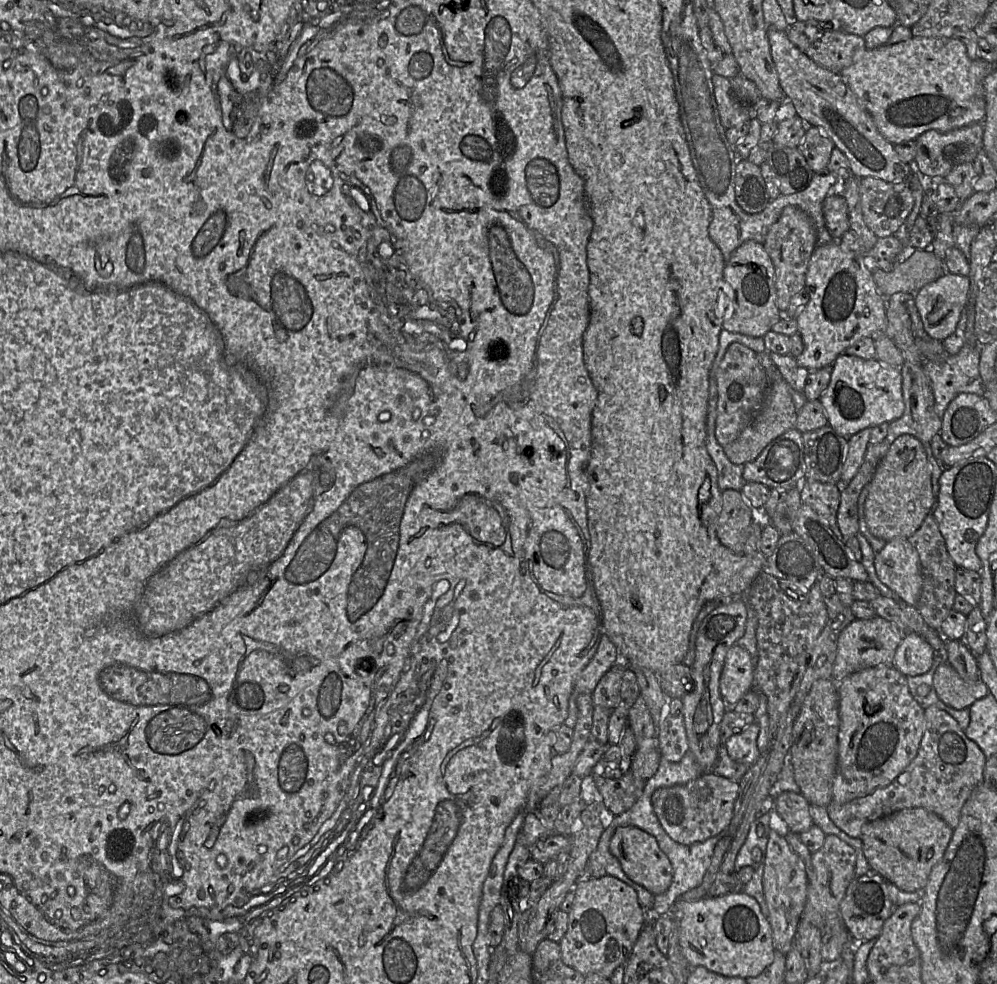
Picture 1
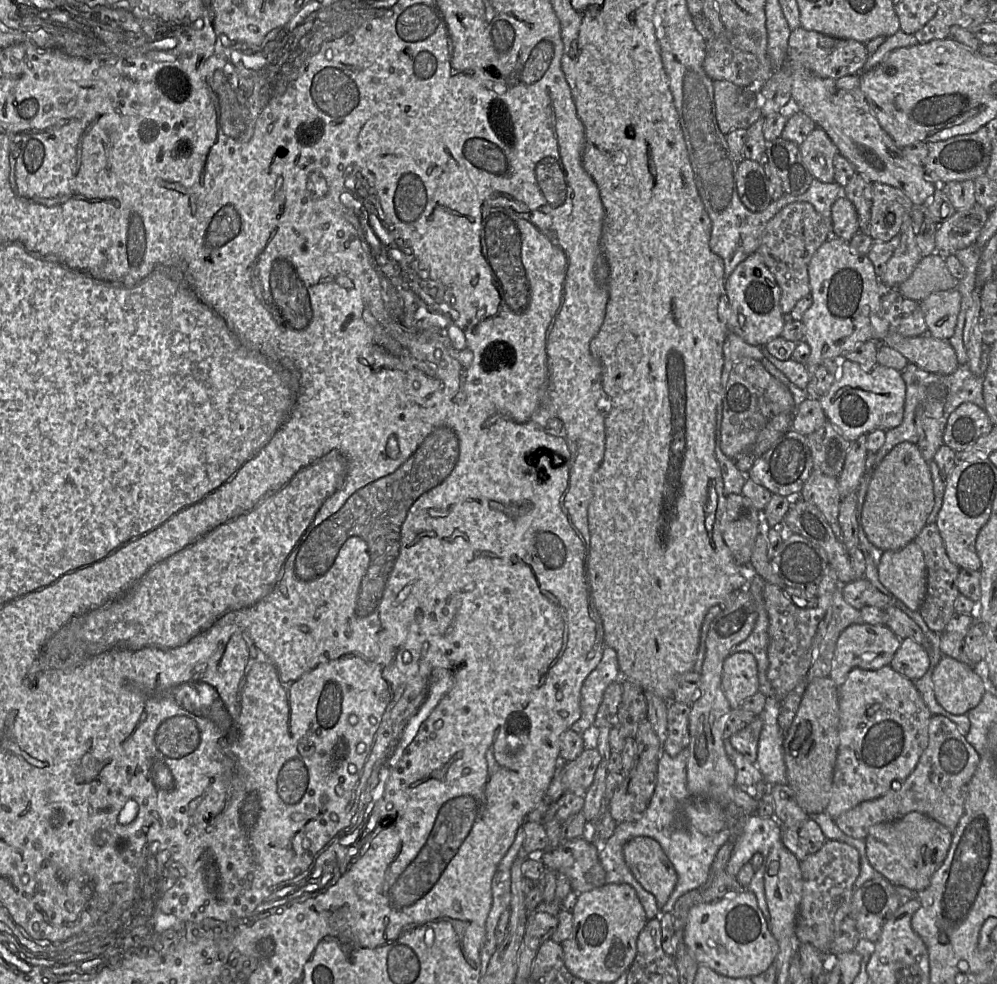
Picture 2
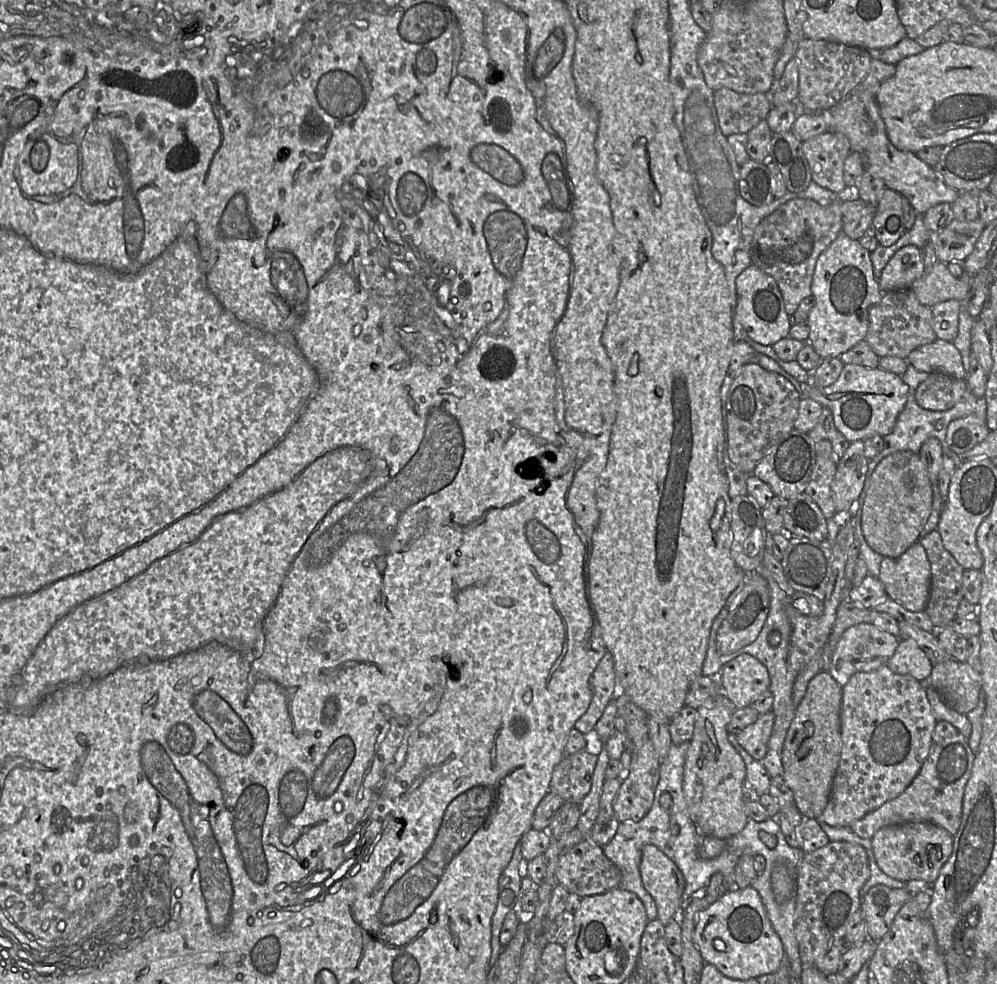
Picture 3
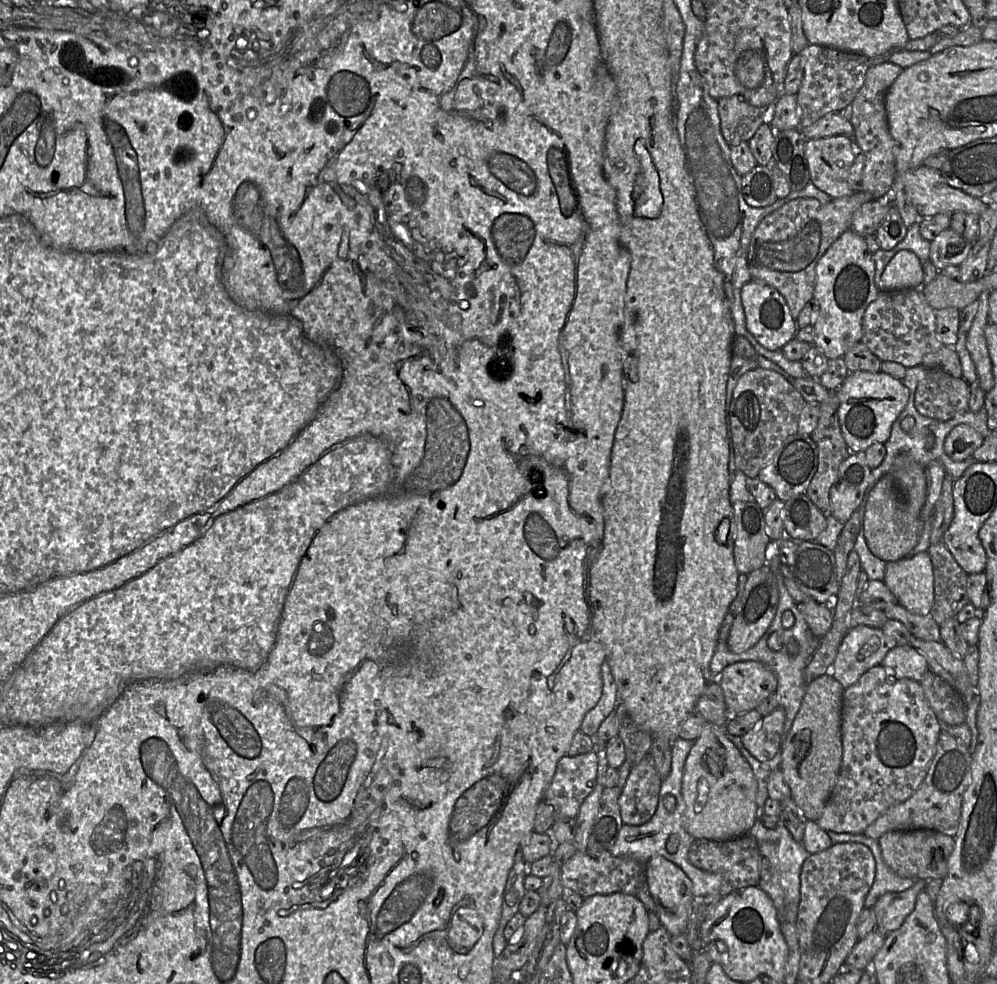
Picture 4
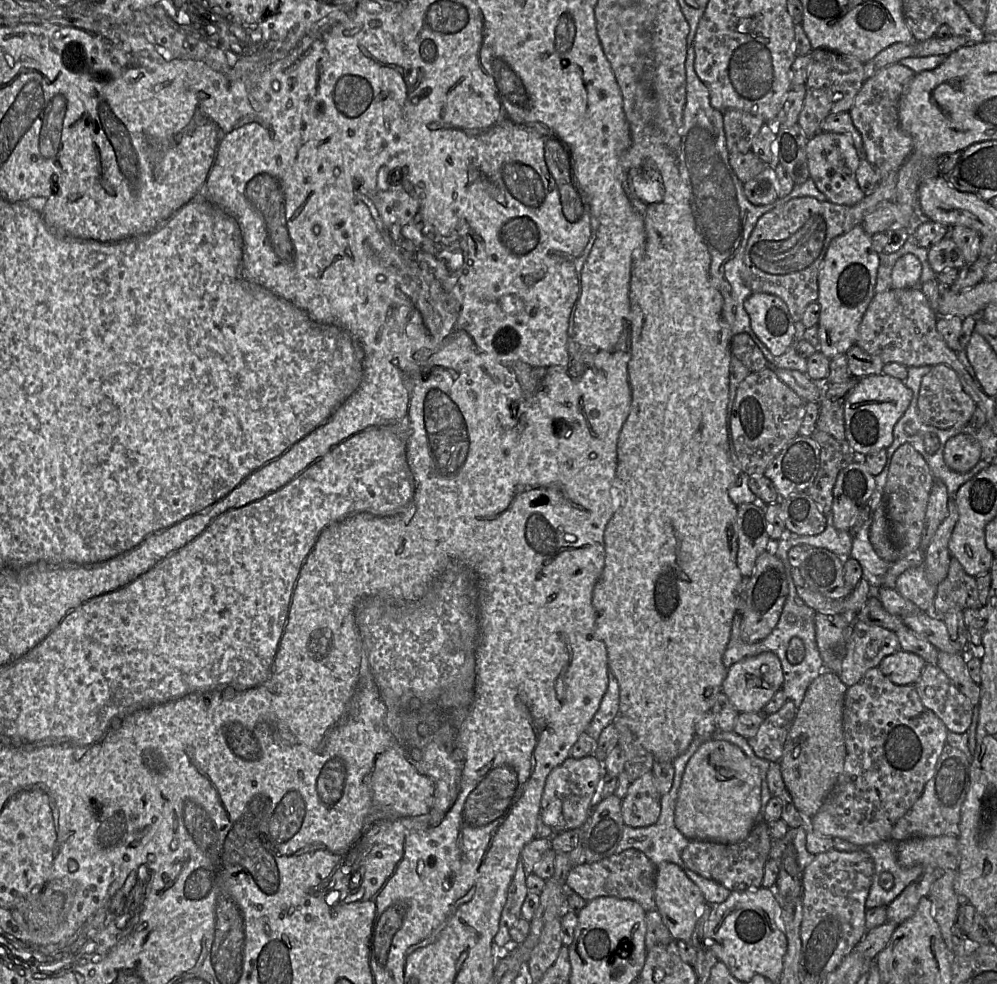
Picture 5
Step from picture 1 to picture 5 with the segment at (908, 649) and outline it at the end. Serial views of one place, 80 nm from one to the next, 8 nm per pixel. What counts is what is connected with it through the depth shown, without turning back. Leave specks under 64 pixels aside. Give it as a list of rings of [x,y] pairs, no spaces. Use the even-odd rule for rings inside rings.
[[[901,649],[886,656],[879,668],[892,683],[907,686],[915,685],[926,665],[920,656]]]

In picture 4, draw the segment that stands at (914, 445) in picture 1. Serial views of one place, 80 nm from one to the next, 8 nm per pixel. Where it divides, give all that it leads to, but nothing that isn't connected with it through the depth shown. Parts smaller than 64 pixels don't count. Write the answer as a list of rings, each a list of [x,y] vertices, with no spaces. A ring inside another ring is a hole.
[[[891,474],[883,475],[869,491],[863,524],[870,551],[887,563],[907,557],[916,546],[923,530],[920,516],[912,516],[904,506]]]

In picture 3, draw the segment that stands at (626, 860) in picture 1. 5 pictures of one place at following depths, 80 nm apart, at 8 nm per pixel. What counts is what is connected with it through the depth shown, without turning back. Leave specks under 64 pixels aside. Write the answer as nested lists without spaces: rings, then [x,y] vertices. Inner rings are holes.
[[[651,844],[642,849],[639,870],[643,886],[656,903],[658,919],[665,926],[681,905],[685,878],[676,864]]]

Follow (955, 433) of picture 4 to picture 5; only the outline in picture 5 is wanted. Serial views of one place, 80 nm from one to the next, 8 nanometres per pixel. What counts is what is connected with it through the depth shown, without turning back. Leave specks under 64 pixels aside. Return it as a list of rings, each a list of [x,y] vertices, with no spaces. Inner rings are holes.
[[[959,433],[947,441],[944,460],[955,472],[969,472],[981,460],[980,443],[969,434]]]

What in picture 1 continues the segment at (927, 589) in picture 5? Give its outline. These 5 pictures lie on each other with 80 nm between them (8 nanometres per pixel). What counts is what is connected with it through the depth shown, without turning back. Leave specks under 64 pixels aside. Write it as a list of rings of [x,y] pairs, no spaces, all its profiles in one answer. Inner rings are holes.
[[[907,539],[886,542],[883,549],[875,554],[874,566],[879,580],[896,593],[905,603],[916,606],[922,589],[920,559],[917,550]]]

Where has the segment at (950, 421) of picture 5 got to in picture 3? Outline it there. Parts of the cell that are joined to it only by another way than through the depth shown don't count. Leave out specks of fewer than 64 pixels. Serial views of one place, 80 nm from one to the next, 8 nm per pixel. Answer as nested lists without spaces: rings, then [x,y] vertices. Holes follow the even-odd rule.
[[[932,372],[916,389],[917,404],[927,410],[946,411],[957,404],[968,390],[966,379]]]

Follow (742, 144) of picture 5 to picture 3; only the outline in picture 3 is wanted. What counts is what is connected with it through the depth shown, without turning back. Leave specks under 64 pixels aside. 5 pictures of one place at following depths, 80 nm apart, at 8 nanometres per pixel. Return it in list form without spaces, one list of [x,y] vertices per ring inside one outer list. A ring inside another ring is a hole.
[[[729,88],[713,92],[720,129],[725,137],[747,134],[773,108],[768,93],[742,94]]]

